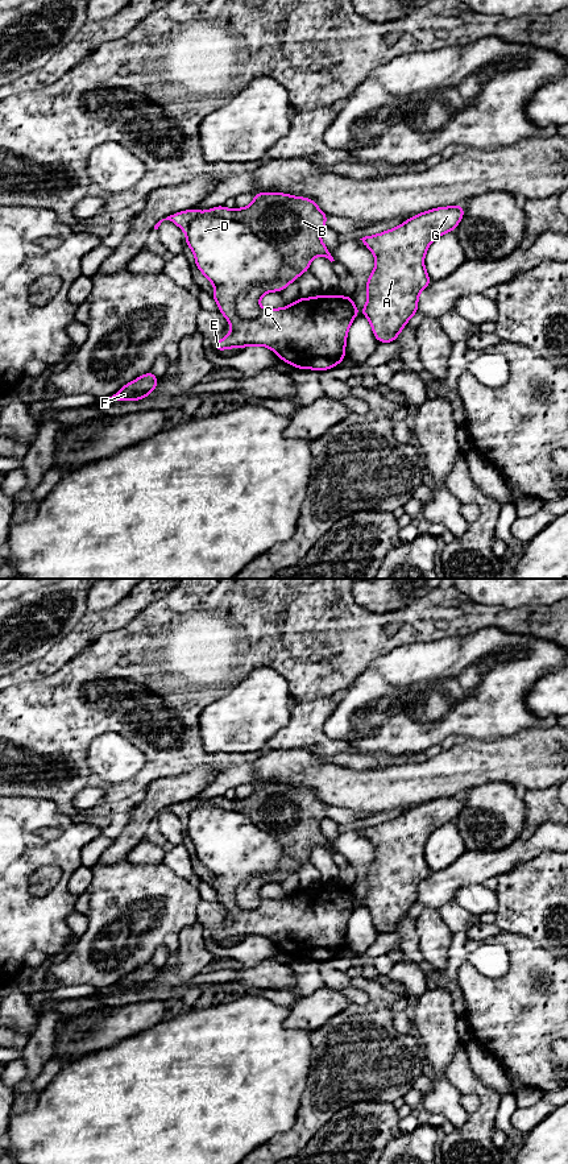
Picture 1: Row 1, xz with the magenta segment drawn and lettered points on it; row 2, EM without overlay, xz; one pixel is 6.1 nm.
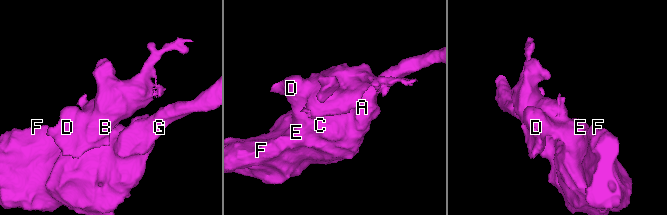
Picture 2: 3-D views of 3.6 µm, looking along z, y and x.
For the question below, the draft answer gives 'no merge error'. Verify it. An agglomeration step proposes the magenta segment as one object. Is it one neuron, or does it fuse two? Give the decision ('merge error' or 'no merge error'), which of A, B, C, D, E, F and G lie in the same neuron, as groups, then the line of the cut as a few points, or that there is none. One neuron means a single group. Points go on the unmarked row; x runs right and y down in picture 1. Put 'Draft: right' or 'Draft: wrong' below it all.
merge error; groups A C D E F G / B; cut xz (189, 814), (255, 910)
Draft: wrong

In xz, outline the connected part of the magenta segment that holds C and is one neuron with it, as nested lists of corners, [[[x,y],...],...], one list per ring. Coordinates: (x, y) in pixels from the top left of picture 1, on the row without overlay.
[[[206,804],[190,813],[186,834],[194,842],[198,859],[215,875],[212,888],[232,917],[228,927],[212,936],[216,943],[236,937],[264,936],[297,960],[320,962],[344,950],[348,920],[357,906],[351,886],[320,885],[314,888],[299,888],[286,899],[261,899],[256,910],[245,911],[237,906],[237,887],[250,877],[269,877],[285,867],[281,844],[273,834],[257,828],[248,816]]]

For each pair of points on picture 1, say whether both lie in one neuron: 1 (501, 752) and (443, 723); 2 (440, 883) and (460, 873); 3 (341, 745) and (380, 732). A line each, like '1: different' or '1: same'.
1: different
2: same
3: different

